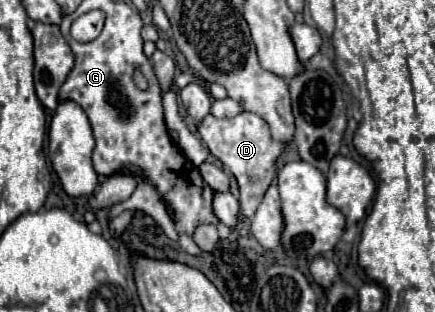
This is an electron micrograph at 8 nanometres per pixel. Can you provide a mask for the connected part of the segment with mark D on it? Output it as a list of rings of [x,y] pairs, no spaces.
[[[242,111],[236,117],[230,119],[218,119],[214,115],[208,115],[204,121],[198,123],[198,133],[210,153],[224,163],[226,169],[232,171],[232,175],[238,179],[240,187],[240,209],[246,217],[252,217],[262,203],[262,197],[270,183],[276,177],[276,159],[282,155],[286,143],[272,139],[268,123],[258,117],[256,113]]]

